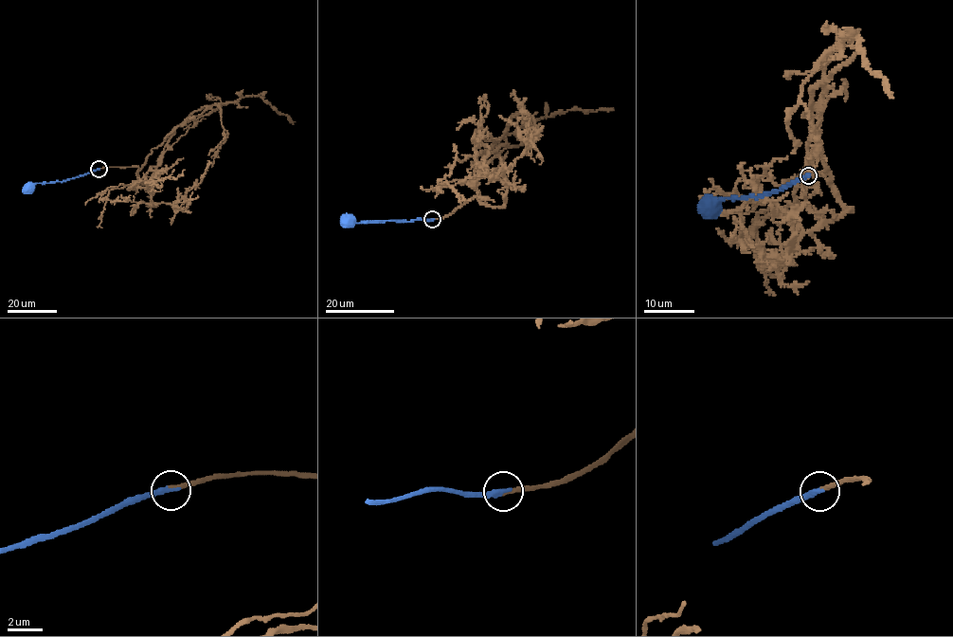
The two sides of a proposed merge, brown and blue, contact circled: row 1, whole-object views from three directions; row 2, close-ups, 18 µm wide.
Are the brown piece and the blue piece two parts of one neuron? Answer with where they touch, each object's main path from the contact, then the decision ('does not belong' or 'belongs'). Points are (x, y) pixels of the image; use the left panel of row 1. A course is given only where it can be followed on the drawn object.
place (98, 169); course brown (98, 169), (136, 167), (139, 170), (152, 150), (194, 112), (242, 98), (259, 96), (295, 122); course blue (98, 169), (62, 181), (36, 183), (28, 189); belongs

